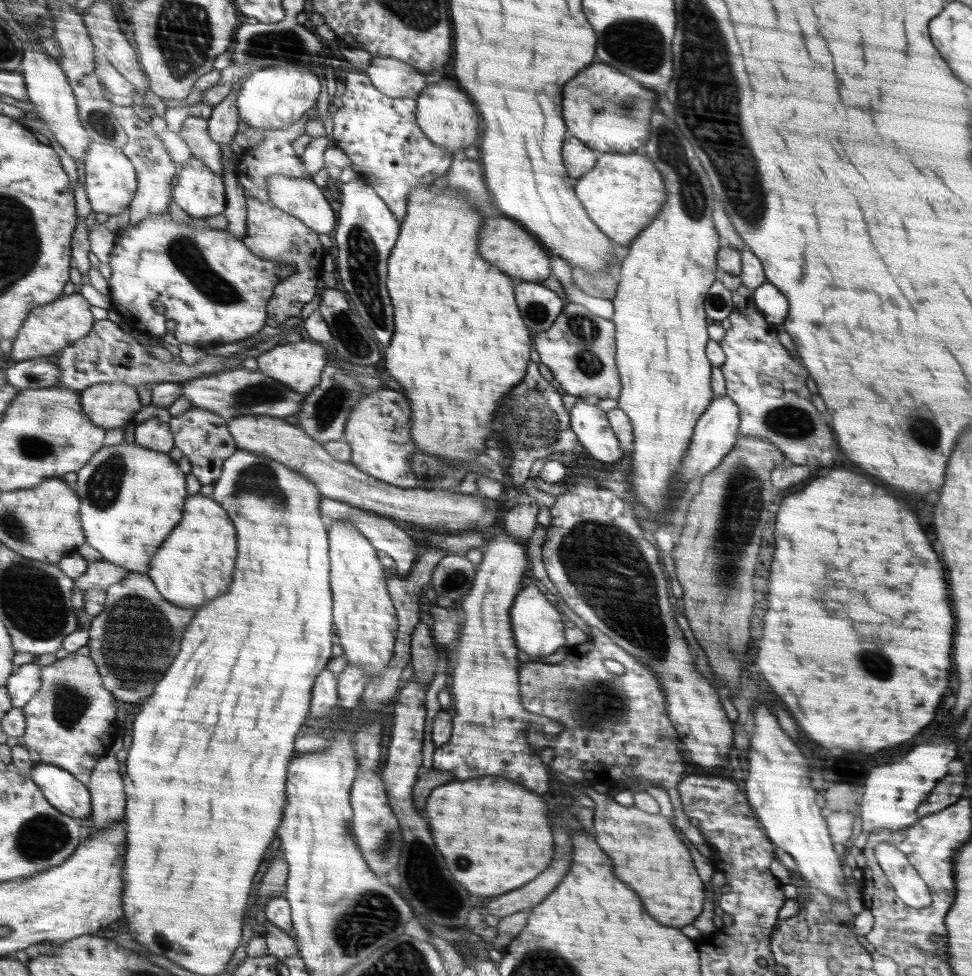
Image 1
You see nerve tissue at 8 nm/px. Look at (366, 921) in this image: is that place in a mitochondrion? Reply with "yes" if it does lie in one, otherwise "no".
yes

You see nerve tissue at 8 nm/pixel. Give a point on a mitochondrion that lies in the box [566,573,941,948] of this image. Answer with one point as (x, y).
(876, 661)

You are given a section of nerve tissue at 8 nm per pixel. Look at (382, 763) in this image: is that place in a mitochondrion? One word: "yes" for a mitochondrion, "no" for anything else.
no

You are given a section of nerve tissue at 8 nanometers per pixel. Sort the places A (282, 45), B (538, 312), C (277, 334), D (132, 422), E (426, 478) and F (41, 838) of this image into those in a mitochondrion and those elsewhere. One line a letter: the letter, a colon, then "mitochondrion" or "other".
A: mitochondrion
B: mitochondrion
C: other
D: other
E: other
F: mitochondrion

